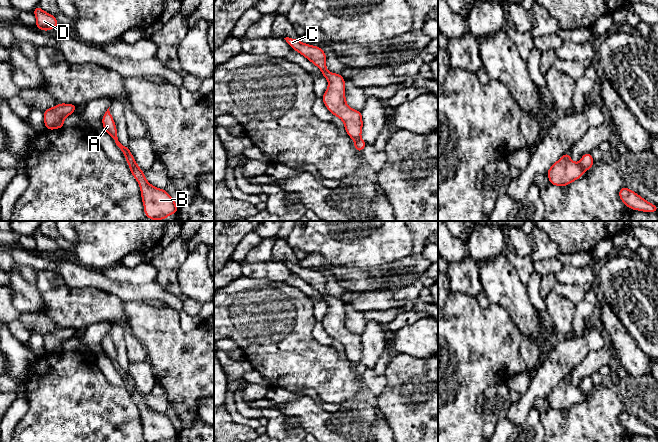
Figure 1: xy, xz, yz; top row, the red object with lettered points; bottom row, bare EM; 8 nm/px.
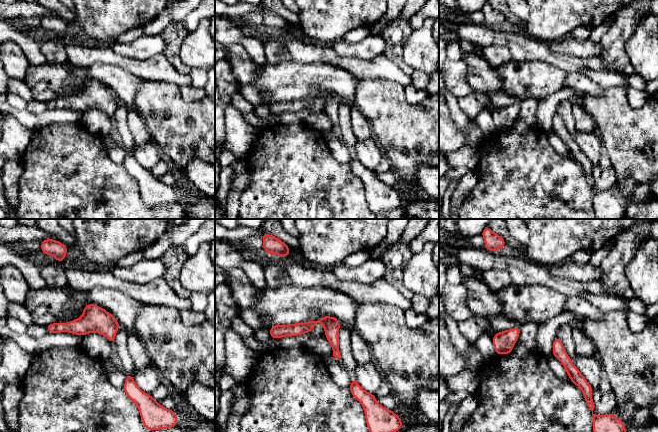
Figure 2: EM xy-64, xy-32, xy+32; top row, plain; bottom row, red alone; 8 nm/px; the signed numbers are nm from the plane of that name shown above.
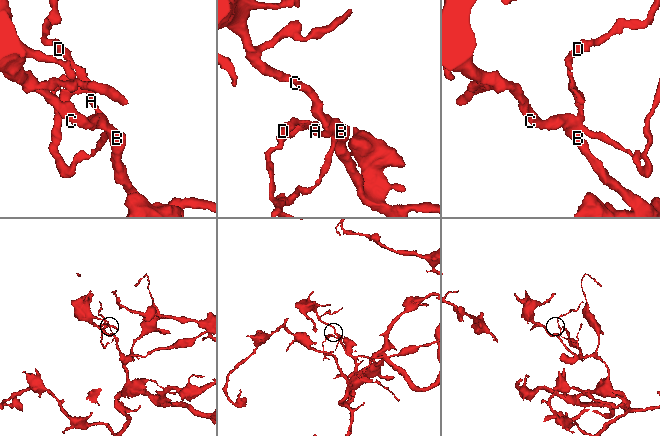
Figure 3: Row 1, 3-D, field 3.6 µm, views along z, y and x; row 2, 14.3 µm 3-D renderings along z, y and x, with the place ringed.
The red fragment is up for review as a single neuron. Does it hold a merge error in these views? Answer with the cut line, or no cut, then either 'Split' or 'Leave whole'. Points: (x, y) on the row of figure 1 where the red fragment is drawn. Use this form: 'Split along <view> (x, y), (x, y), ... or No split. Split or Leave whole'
Split along xy (128, 162), (140, 170). Split

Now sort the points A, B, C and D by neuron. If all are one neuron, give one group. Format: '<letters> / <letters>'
A D / B C

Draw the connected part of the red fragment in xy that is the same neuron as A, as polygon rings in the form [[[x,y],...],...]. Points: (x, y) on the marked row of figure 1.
[[[109,108],[105,112],[105,114],[102,117],[102,124],[104,130],[112,137],[112,139],[115,141],[116,145],[121,149],[122,153],[125,155],[127,163],[130,163],[134,165],[136,168],[140,169],[140,167],[137,165],[132,153],[129,151],[128,146],[123,146],[119,141],[117,137],[117,129],[115,122],[113,120],[113,117],[109,111]]]

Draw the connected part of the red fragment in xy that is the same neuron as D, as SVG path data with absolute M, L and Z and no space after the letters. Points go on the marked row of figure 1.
M39 6L33 10L33 13L36 16L36 27L38 29L50 31L59 25L58 20L52 14L45 12Z

